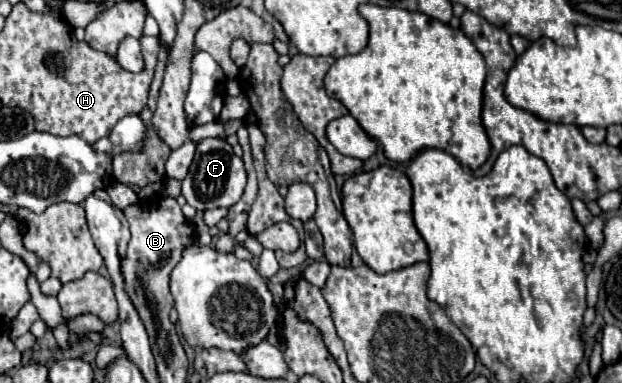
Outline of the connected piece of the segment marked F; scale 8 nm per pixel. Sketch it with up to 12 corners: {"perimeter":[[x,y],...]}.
{"perimeter":[[204,138],[182,180],[196,210],[230,208],[246,186],[242,158]]}

